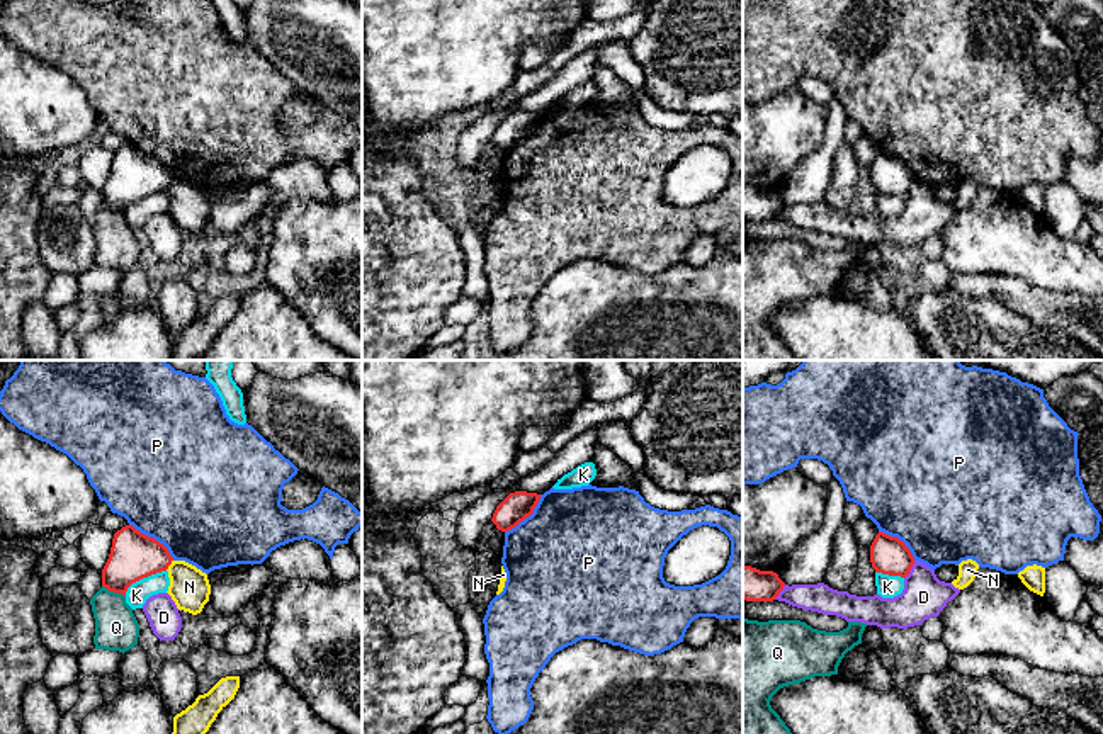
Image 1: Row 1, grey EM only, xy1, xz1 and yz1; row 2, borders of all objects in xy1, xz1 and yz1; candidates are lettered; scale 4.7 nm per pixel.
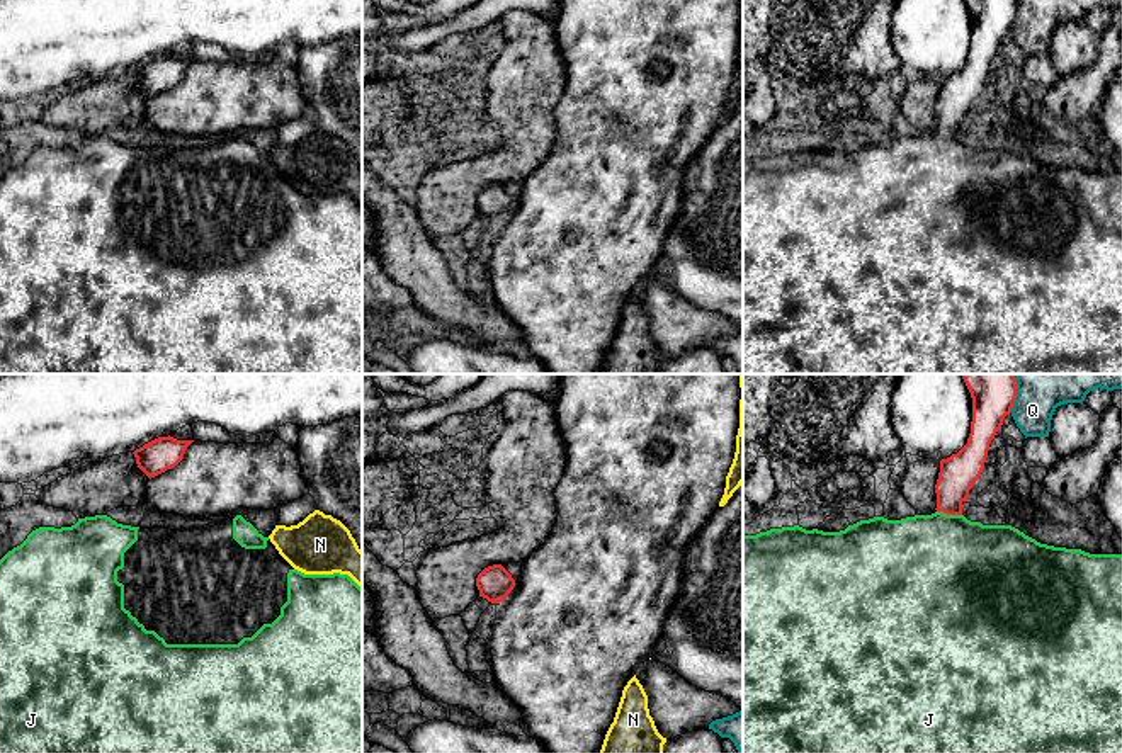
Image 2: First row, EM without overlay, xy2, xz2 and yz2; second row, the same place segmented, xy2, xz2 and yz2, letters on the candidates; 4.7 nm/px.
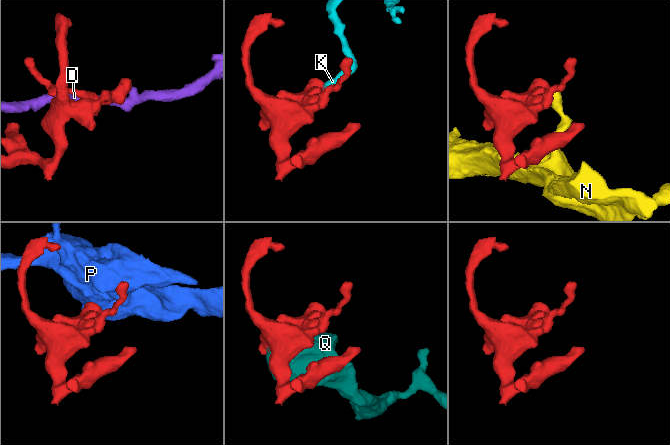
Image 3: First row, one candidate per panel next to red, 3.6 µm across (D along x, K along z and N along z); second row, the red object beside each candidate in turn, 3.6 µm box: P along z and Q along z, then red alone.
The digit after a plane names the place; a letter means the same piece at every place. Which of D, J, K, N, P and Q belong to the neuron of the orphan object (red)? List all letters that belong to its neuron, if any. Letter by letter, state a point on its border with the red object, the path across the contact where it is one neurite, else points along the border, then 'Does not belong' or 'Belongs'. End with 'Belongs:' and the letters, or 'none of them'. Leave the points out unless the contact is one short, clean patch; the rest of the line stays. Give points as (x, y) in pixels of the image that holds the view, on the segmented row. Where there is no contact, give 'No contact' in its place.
D: Touches red at yz1 (910, 570). Does not belong
J: Touches red at yz2 (949, 514). Path across: yz2 (957, 473), (949, 497), (949, 514), (944, 566). Belongs
K: Touches red at xy1 (143, 576). Boundary: xy1 (165, 570), (136, 580), (124, 595). Does not belong
N: Touches red at xy1 (170, 563). Boundary: xy1 (172, 559), (165, 570). Does not belong
P: Touches red at xy1 (152, 537). Boundary: xy1 (130, 524), (157, 539), (174, 559). Does not belong
Q: Touches red at xy1 (114, 592). Does not belong
Belongs: J

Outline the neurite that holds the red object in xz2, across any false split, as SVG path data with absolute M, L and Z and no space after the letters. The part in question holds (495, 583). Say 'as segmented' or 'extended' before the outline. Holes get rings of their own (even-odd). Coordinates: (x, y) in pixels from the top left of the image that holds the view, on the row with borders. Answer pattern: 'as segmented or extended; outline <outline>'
as segmented; outline M493 564L478 575L476 586L479 590L479 597L491 603L500 603L513 590L515 580L502 564Z

